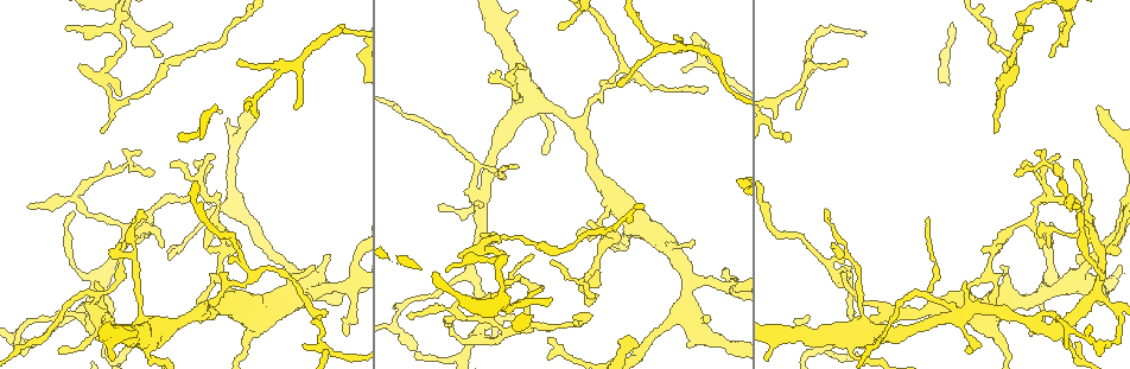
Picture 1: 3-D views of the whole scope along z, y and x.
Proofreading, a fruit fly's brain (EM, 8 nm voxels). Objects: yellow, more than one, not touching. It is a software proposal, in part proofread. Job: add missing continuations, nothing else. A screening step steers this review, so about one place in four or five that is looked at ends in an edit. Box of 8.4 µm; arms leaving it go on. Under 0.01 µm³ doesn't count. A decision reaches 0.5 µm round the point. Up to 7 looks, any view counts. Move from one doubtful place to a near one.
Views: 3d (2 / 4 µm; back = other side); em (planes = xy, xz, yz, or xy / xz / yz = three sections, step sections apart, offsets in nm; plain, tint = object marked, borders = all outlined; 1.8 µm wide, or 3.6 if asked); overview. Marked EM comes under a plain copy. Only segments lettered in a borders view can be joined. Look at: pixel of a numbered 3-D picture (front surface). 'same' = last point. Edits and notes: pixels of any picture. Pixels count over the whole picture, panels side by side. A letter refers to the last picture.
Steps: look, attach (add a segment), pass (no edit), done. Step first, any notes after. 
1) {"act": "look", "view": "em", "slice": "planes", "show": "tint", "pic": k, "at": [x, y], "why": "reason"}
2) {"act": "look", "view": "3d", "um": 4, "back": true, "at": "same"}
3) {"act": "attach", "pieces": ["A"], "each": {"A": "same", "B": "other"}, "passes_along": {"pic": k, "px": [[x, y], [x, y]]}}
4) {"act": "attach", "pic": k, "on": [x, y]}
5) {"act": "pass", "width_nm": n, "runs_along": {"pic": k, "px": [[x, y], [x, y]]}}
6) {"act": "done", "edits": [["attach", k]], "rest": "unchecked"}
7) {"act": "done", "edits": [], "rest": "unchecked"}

{"act": "look", "view": "3d", "um": 2, "pic": 1, "at": [58, 353]}

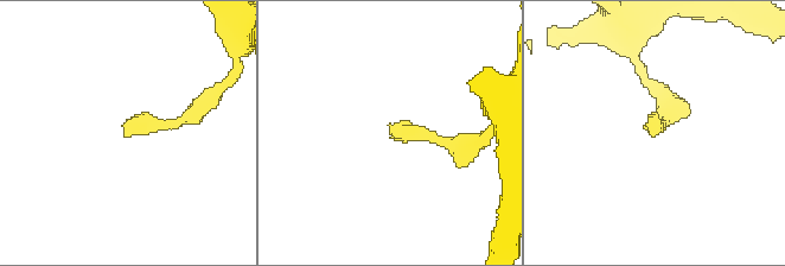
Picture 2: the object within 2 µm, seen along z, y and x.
{"act": "look", "view": "em", "slice": "planes", "show": "borders", "pic": 2, "at": [649, 132]}

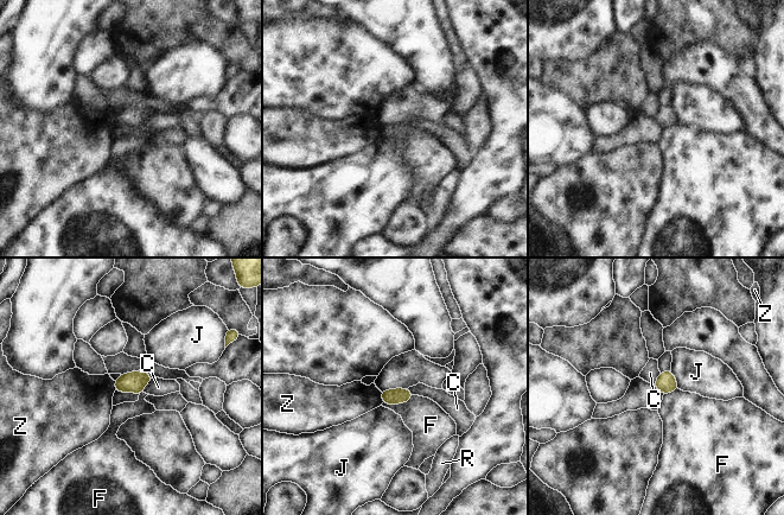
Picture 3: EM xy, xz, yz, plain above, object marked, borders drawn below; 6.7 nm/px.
{"act": "pass", "each": {"C": "other", "F": "other", "J": "other", "R": "other", "Z": "other"}, "border": {"pic": 3, "px": [[415, 395], [405, 402], [382, 404]]}, "found": "none of them fits"}

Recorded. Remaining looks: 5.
{"act": "look", "view": "3d", "um": 4, "pic": 1, "at": [75, 201], "why": "branch point"}

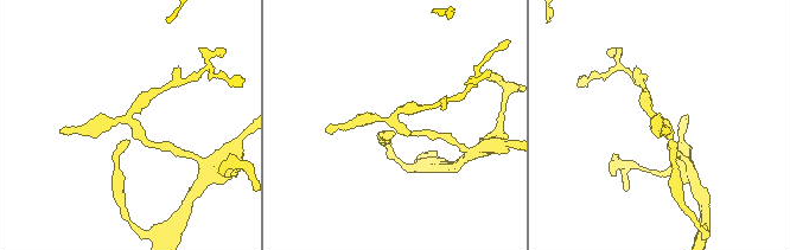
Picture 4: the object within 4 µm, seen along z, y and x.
{"act": "look", "view": "em", "um": 3.6, "slice": "xy", "step": 4, "show": "tint", "pic": 4, "at": [131, 121]}

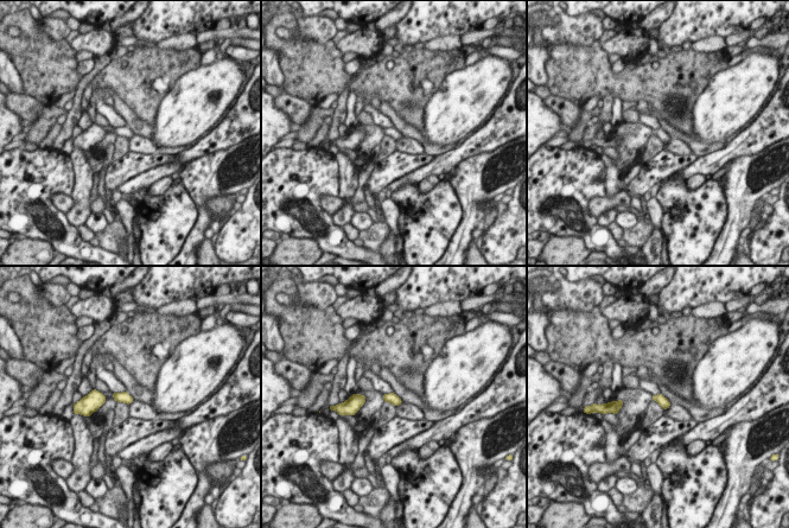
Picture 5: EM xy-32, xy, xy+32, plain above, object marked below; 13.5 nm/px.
{"act": "look", "view": "em", "um": 3.6, "slice": "planes", "show": "borders", "at": "same", "why": "another direction"}

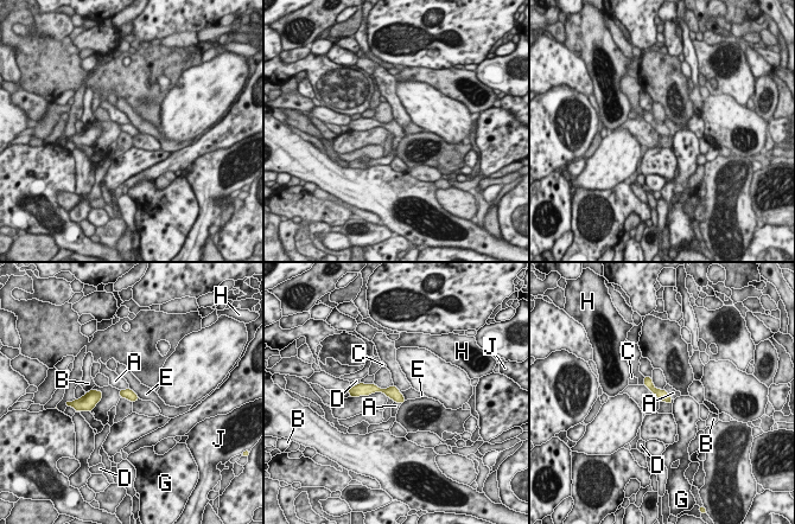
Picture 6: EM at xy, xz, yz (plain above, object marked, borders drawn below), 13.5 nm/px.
{"act": "pass", "each": {"A": "other", "B": "other", "C": "other", "D": "other", "E": "other", "G": "other", "H": "other", "J": "other"}, "runs_along": {"pic": 6, "px": [[363, 388], [389, 391], [400, 400]]}, "found": "none of them fits"}

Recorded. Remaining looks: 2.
{"act": "look", "view": "em", "slice": "planes", "show": "borders", "pic": 1, "at": [77, 66]}

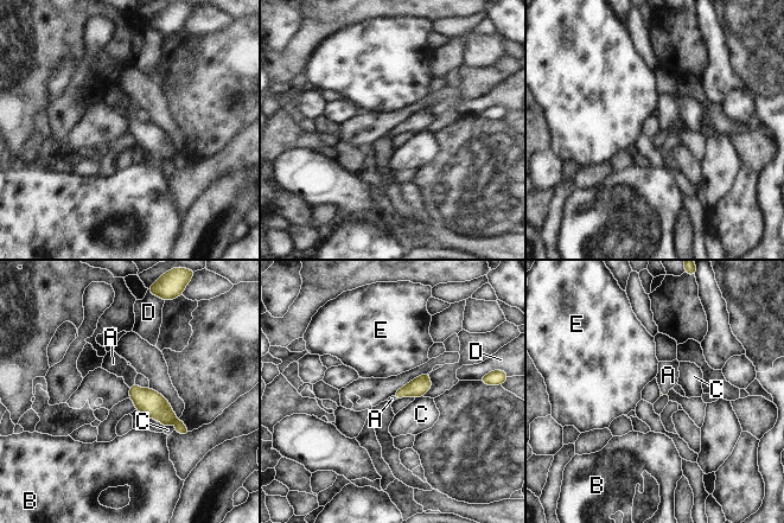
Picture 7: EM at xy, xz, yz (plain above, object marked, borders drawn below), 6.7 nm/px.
{"act": "attach", "pieces": ["A"], "each": {"A": "same", "B": "other", "C": "other", "D": "other", "E": "other"}, "passes_along": {"pic": 7, "px": [[148, 402], [132, 386], [113, 363]]}, "found": "it goes on there"}

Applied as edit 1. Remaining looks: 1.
{"act": "done", "edits": [["attach", 7]], "rest": "unchecked"}

